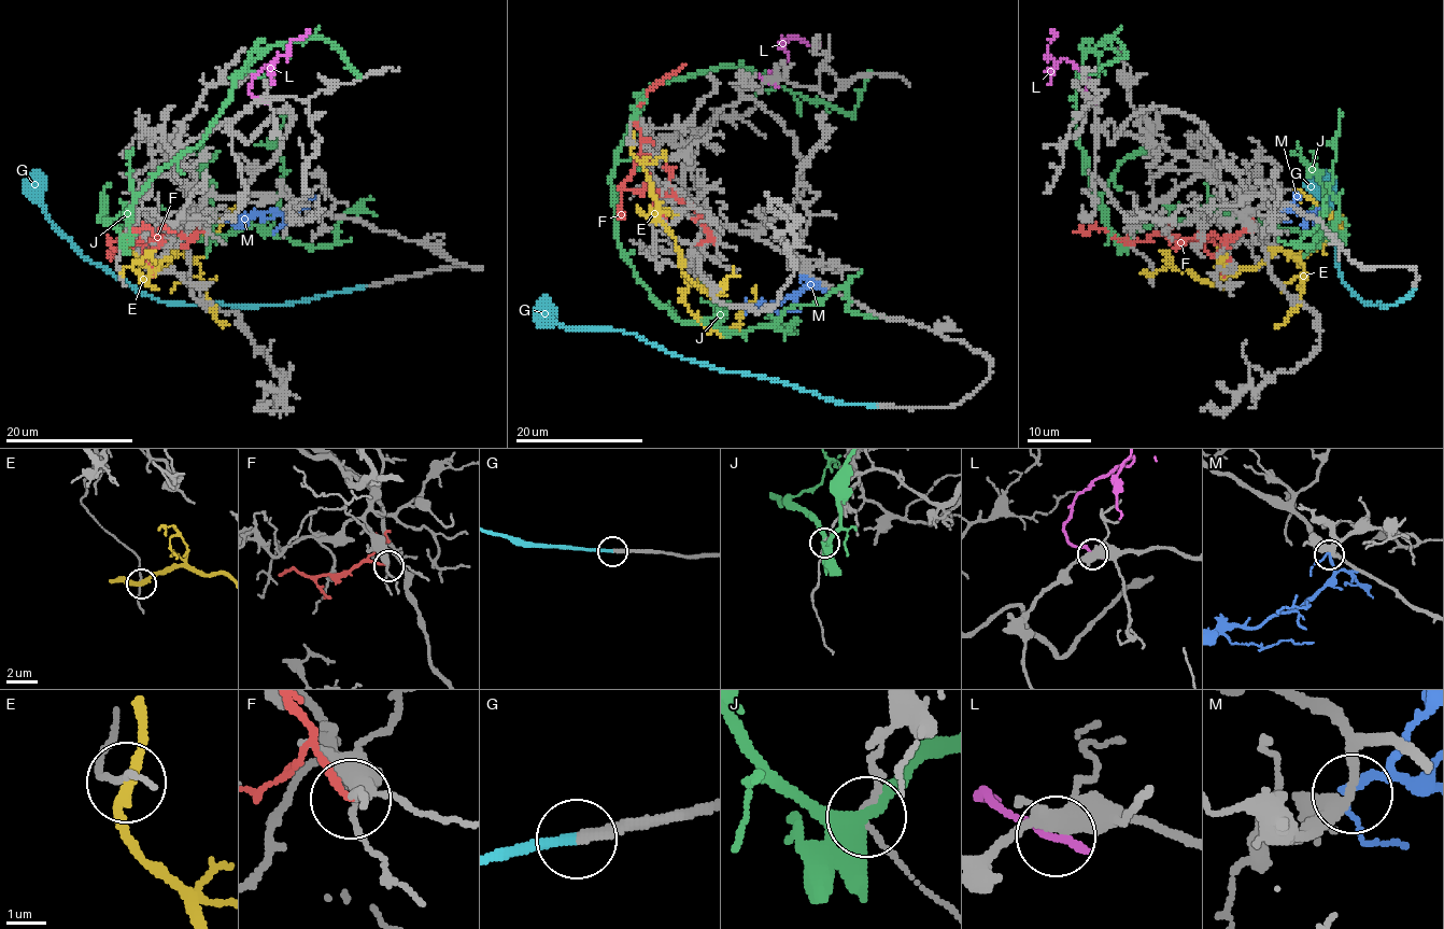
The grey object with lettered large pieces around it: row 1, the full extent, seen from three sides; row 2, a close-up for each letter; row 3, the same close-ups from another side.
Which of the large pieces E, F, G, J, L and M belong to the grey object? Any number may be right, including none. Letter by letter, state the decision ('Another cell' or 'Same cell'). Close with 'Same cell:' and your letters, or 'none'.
E: Another cell
F: Another cell
G: Same cell
J: Another cell
L: Another cell
M: Another cell
Same cell: G

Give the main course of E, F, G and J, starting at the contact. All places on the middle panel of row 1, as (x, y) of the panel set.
E: (631, 143), (671, 235), (688, 283), (688, 309), (709, 329), (725, 334), (756, 297), (756, 286)
F: (716, 244), (689, 205), (620, 185), (639, 152), (634, 114), (647, 90), (684, 65)
G: (878, 407), (838, 404), (766, 378), (715, 369), (673, 355), (633, 333), (549, 323), (541, 309)
J: (633, 120), (610, 185), (621, 255), (679, 320), (745, 333), (841, 287), (851, 312), (888, 317)

